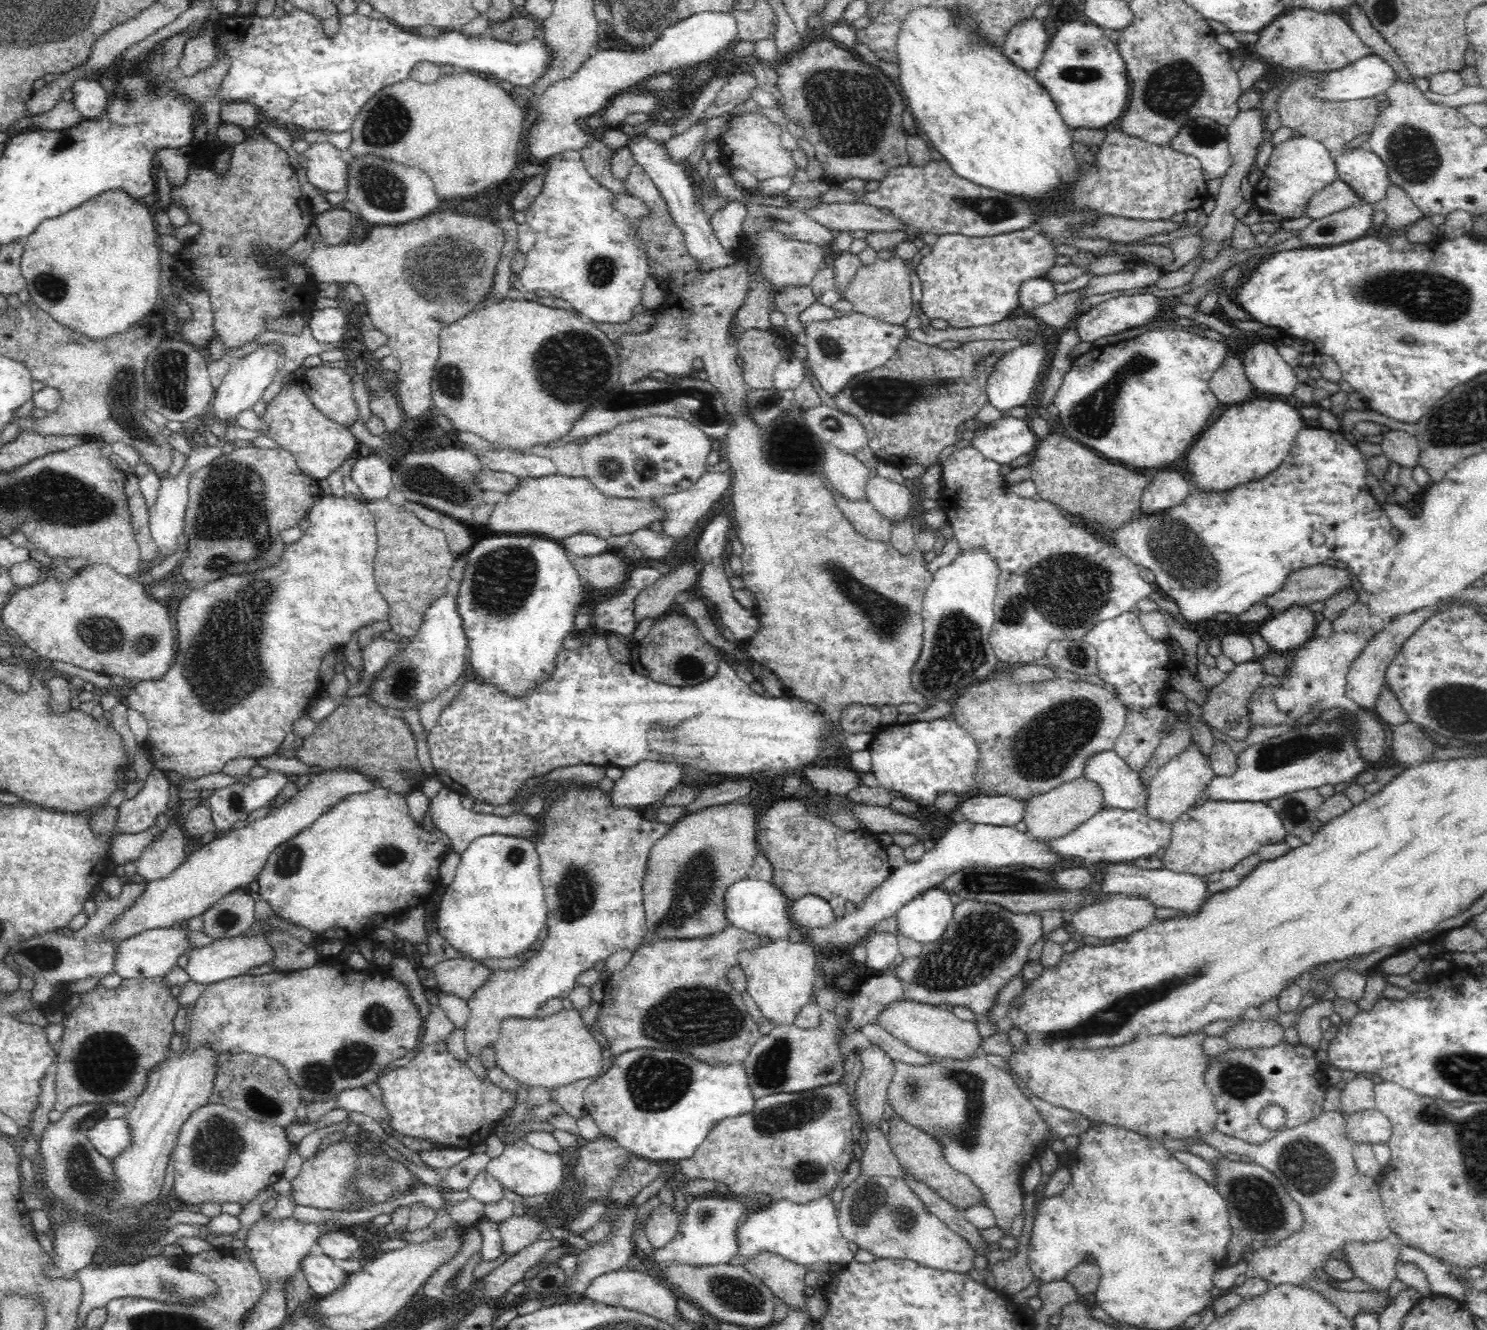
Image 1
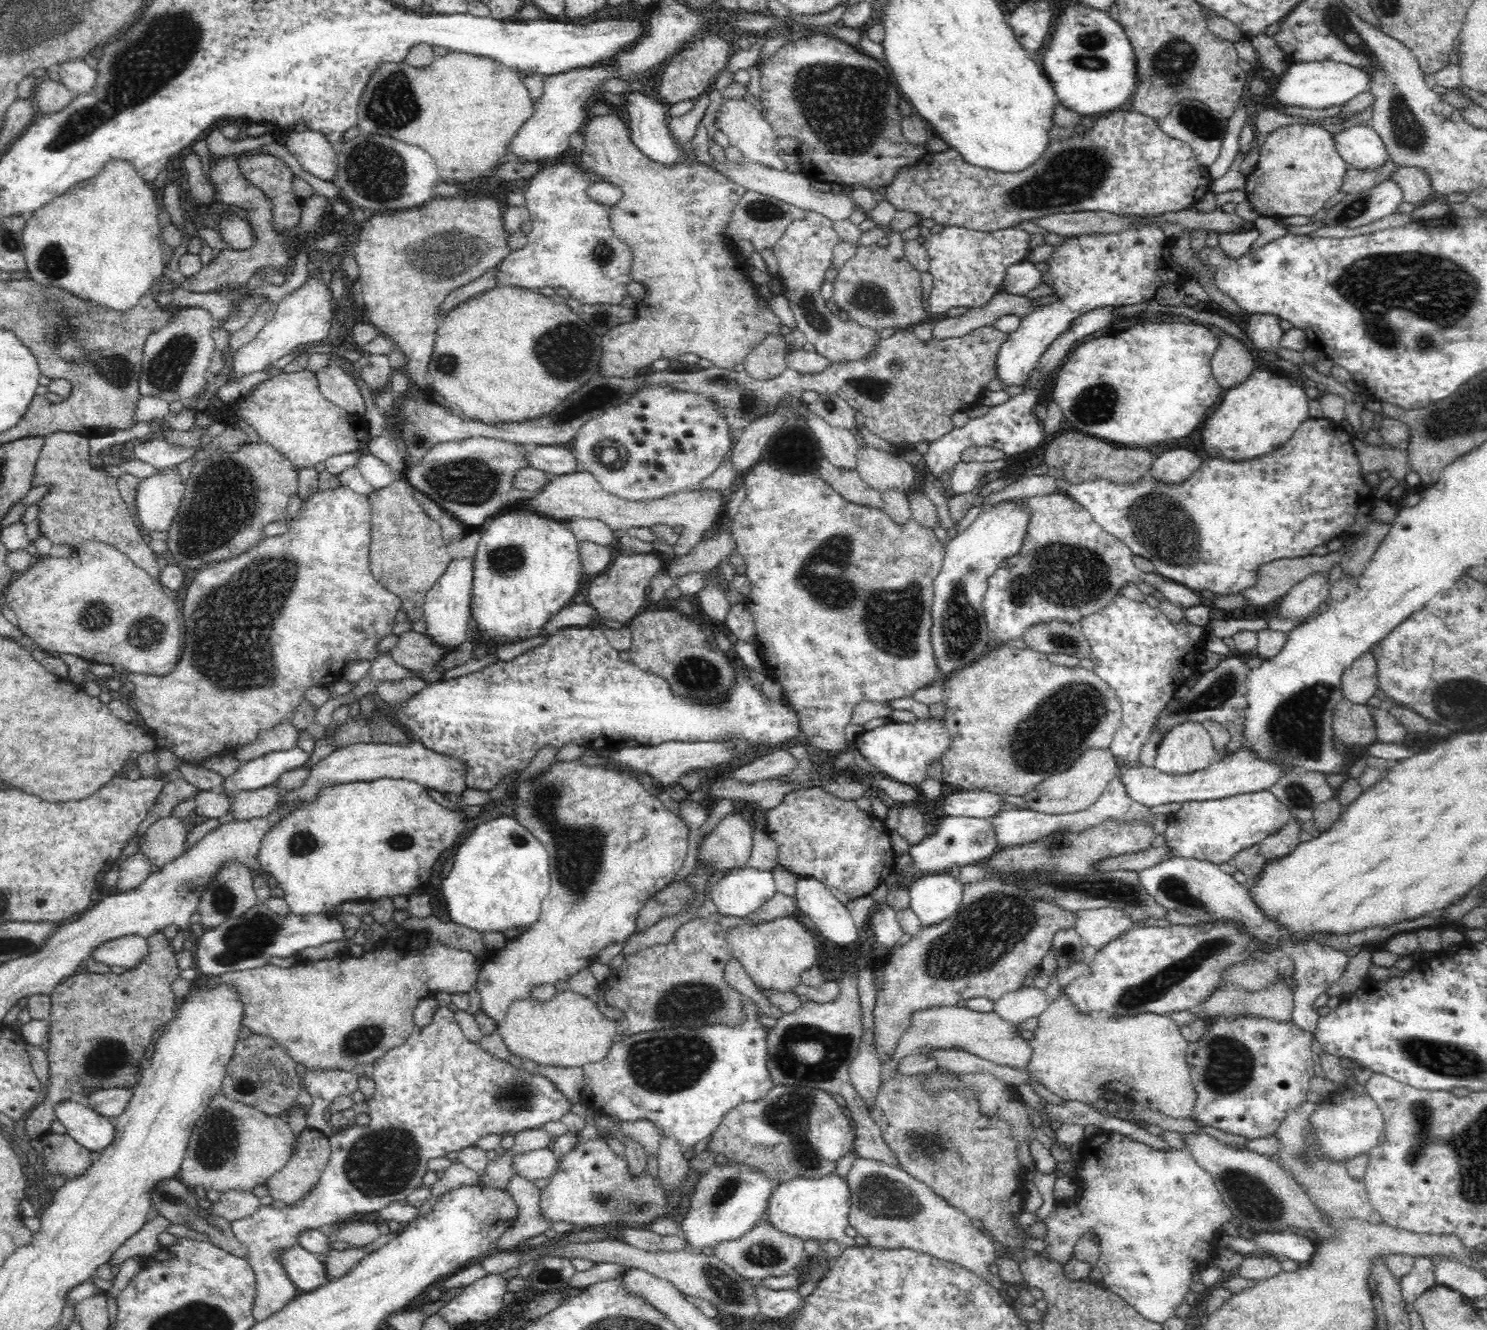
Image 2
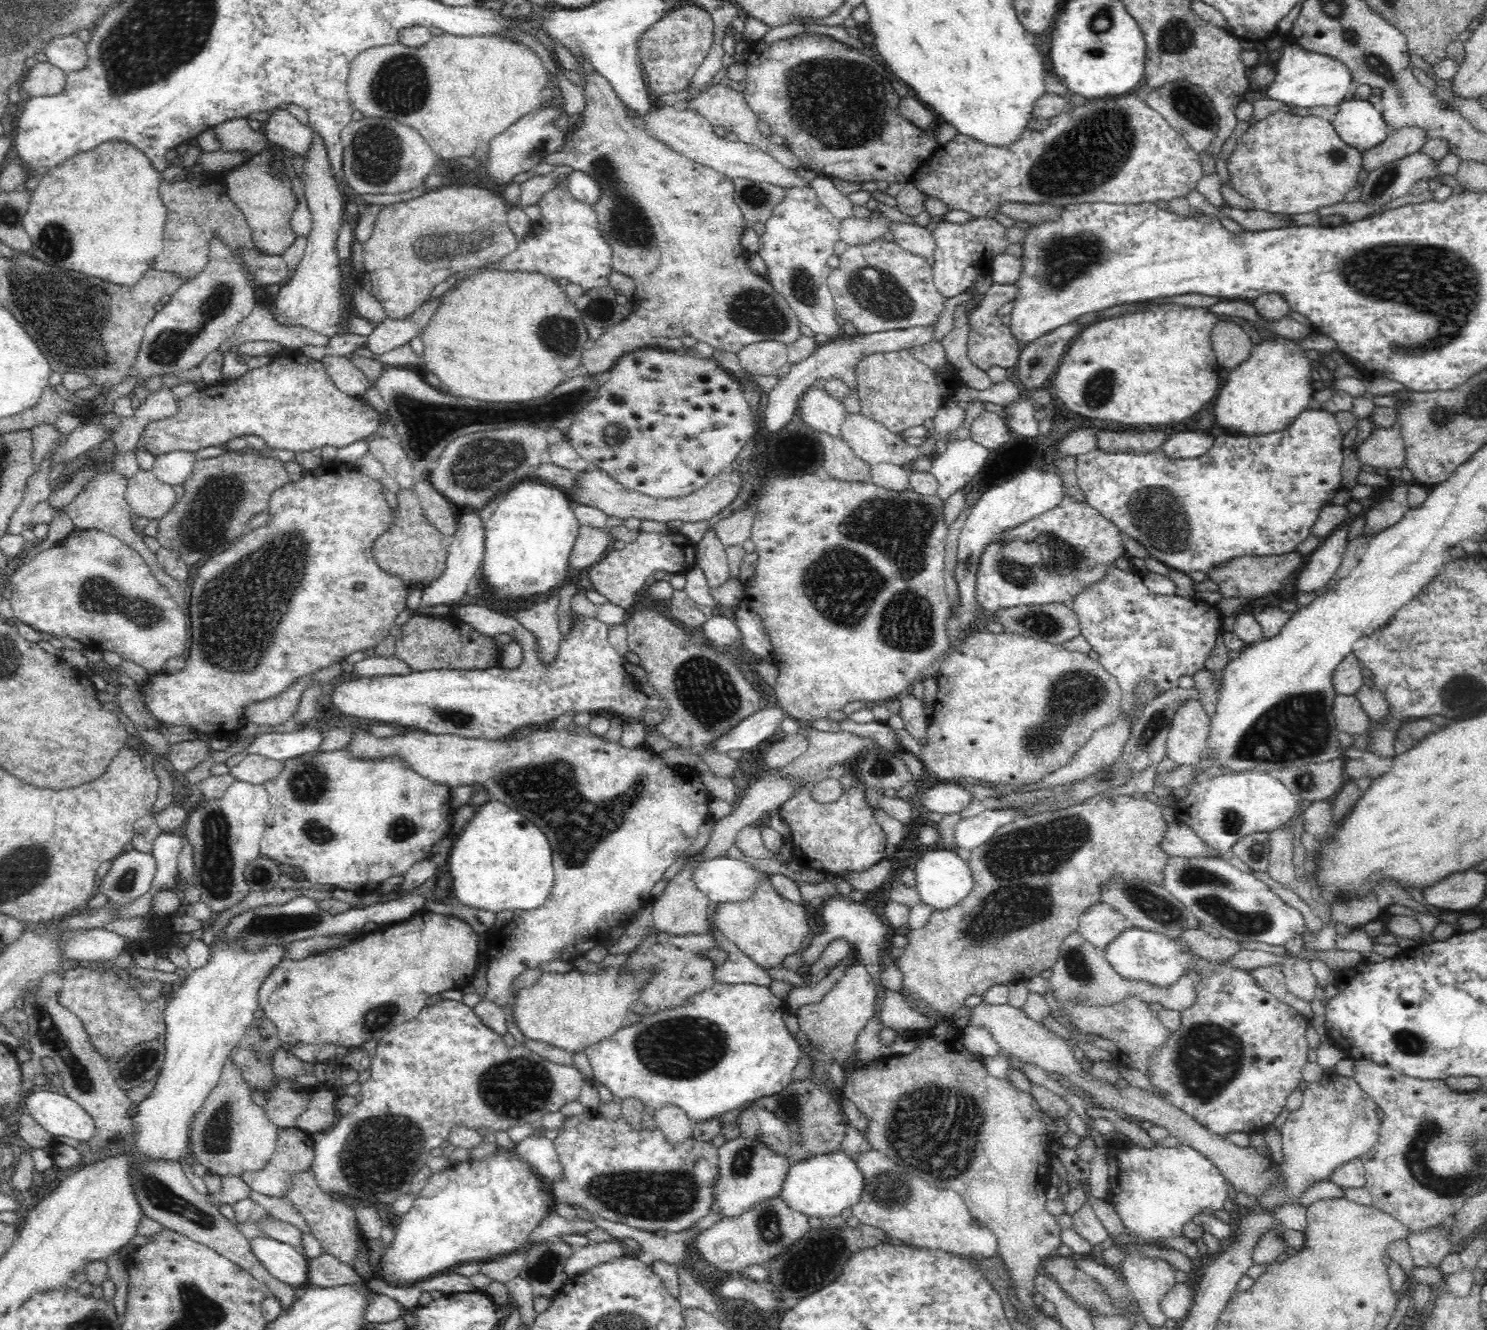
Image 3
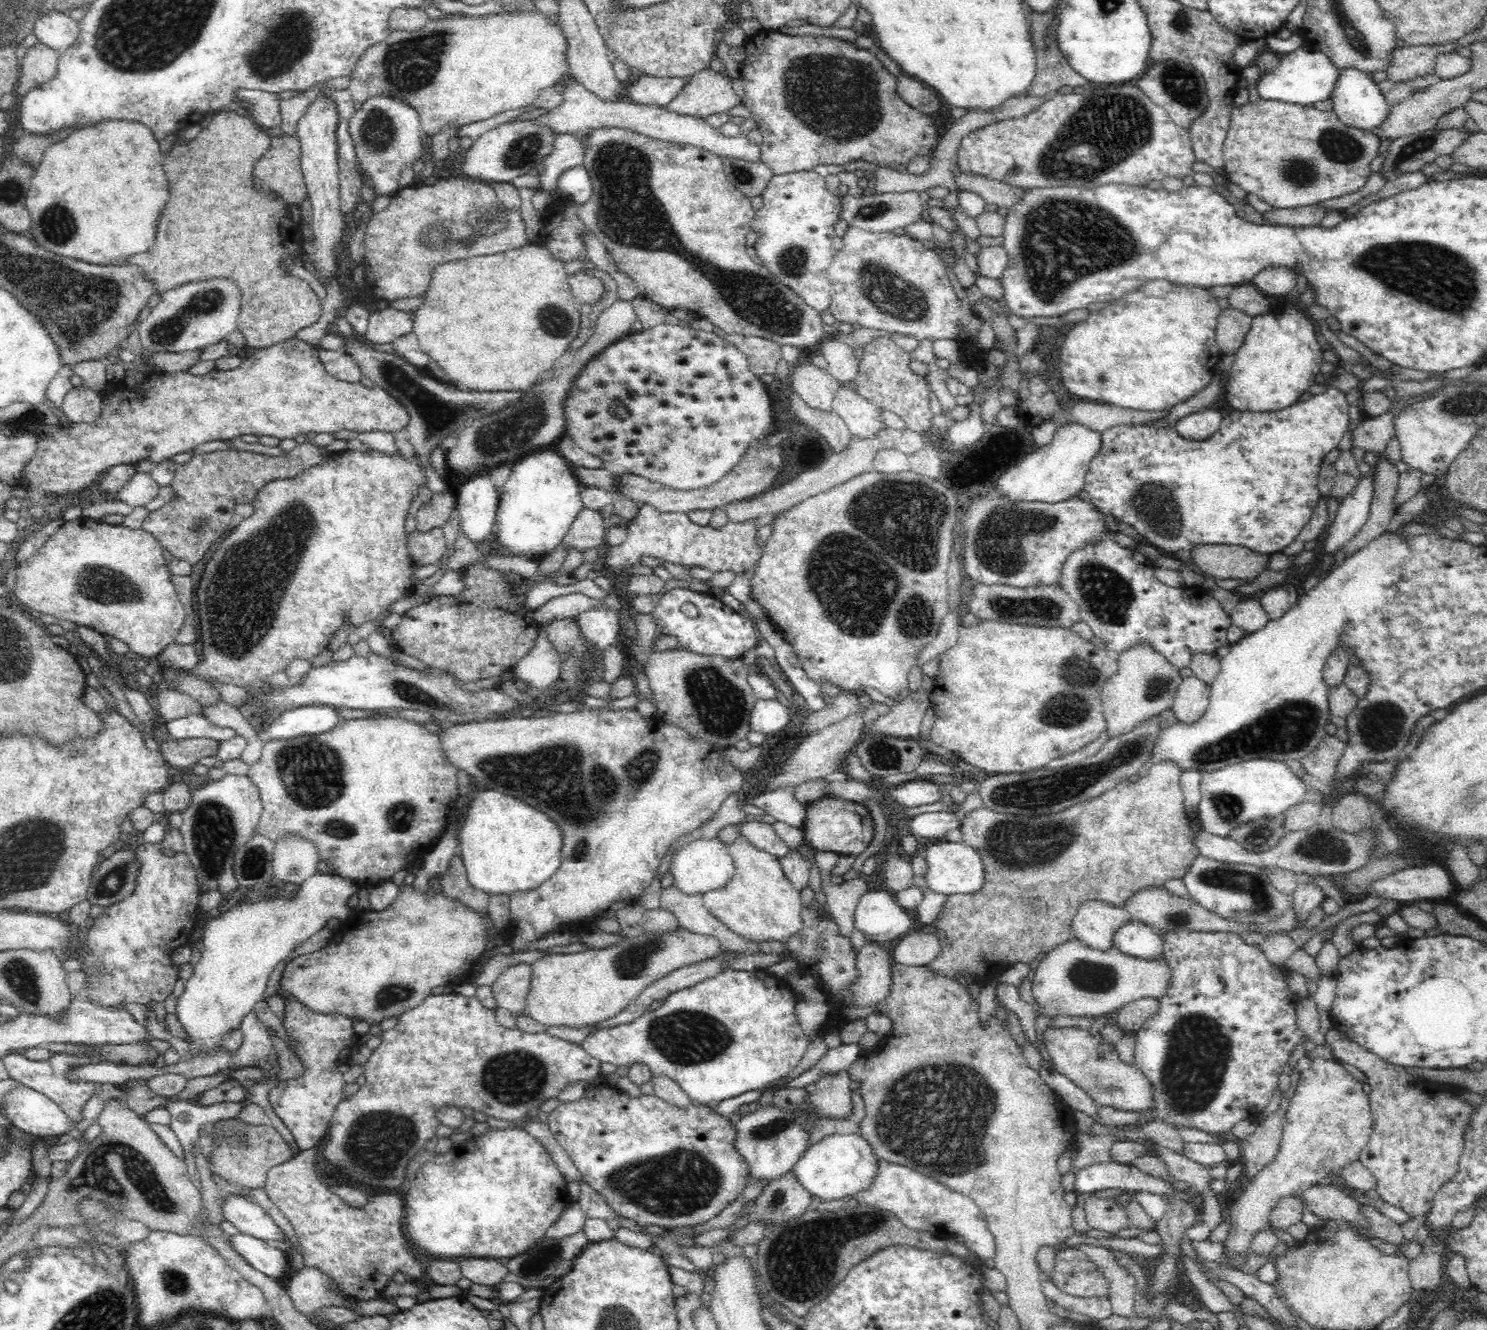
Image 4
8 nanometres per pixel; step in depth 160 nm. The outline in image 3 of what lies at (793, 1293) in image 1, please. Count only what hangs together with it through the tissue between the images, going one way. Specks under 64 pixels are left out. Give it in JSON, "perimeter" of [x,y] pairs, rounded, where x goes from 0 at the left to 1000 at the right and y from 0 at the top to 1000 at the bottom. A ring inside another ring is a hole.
{"perimeter":[[[519,898],[506,905],[503,910],[499,911],[497,914],[487,915],[473,925],[468,929],[468,940],[482,953],[490,957],[502,959],[502,952],[514,952],[518,945],[527,941],[543,924],[542,912],[531,908],[526,898]]]}

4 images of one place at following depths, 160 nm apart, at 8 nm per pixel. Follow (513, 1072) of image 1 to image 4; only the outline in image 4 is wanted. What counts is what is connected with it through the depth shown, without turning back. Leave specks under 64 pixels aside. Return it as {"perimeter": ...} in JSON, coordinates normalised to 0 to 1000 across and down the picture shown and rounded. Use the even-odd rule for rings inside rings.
{"perimeter":[[[457,696],[455,699],[449,699],[445,702],[432,701],[430,704],[432,705],[418,705],[411,711],[401,714],[395,713],[385,717],[370,717],[356,725],[356,747],[354,753],[354,759],[356,761],[356,764],[367,771],[397,771],[418,761],[435,741],[443,735],[447,735],[456,728],[481,720],[486,716],[482,705],[467,701],[463,697]]]}

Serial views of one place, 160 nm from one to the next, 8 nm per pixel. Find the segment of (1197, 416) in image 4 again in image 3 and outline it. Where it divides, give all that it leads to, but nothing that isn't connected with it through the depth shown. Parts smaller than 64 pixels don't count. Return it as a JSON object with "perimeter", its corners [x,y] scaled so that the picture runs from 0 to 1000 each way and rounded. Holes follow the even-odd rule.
{"perimeter":[[[792,323],[782,333],[787,344],[804,344],[809,342],[816,332],[816,326],[811,323]]]}

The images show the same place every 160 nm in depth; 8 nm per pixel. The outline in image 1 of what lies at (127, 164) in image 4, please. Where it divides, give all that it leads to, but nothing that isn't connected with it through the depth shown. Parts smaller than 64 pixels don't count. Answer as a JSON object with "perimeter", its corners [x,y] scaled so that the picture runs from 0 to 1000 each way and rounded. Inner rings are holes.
{"perimeter":[[[77,141],[71,142],[67,144],[65,147],[59,148],[56,153],[46,157],[37,163],[31,163],[24,169],[24,171],[17,178],[16,183],[15,192],[14,194],[13,202],[15,207],[17,210],[17,216],[20,224],[24,229],[34,236],[39,243],[43,243],[48,247],[56,249],[59,253],[72,253],[75,250],[83,250],[88,244],[91,244],[104,229],[107,221],[108,212],[108,188],[106,181],[106,170],[104,161],[101,160],[102,157],[97,153],[96,150],[93,150],[85,144],[85,142]]]}

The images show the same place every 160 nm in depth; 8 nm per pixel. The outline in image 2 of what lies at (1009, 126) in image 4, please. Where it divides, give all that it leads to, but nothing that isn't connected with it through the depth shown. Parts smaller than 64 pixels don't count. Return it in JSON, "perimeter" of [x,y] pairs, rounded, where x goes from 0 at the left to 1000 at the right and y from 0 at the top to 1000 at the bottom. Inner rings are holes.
{"perimeter":[[[748,83],[748,84],[740,86],[739,88],[730,90],[728,95],[723,97],[722,102],[714,104],[714,105],[706,105],[703,112],[697,117],[696,121],[694,121],[691,126],[689,128],[683,128],[683,129],[670,129],[667,126],[658,126],[650,121],[647,118],[647,115],[642,111],[638,111],[634,114],[625,115],[623,114],[616,123],[613,126],[606,127],[602,135],[596,141],[595,149],[603,157],[612,157],[617,162],[620,165],[625,164],[629,168],[636,169],[648,169],[648,171],[654,171],[654,172],[659,172],[659,174],[667,174],[668,172],[675,172],[683,171],[687,166],[691,166],[695,163],[703,162],[704,161],[722,160],[728,159],[744,159],[753,162],[768,162],[775,163],[784,159],[791,159],[794,157],[797,157],[798,155],[803,154],[810,148],[812,144],[812,141],[814,139],[813,128],[808,125],[804,120],[800,108],[796,105],[787,103],[785,100],[783,100],[778,93],[776,89],[770,87],[766,83]]]}

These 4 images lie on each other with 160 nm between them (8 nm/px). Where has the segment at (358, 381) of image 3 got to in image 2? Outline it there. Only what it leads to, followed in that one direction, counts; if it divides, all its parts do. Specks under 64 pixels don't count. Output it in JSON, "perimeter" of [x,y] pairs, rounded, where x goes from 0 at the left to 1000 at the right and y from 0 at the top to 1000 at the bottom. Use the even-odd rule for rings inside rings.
{"perimeter":[[[226,274],[219,274],[212,280],[214,282],[215,294],[219,300],[231,306],[235,311],[245,313],[246,305],[243,293],[241,292],[239,286],[231,277],[229,277]]]}

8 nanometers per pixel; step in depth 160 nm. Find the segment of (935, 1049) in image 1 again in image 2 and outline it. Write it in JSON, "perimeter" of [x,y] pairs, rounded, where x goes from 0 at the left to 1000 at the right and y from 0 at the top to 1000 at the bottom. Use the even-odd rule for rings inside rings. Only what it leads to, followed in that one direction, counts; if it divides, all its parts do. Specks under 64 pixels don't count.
{"perimeter":[[[648,756],[629,757],[615,763],[613,772],[601,786],[600,794],[597,798],[592,800],[592,811],[600,809],[605,797],[614,792],[616,787],[624,784],[631,786],[632,788],[650,789],[658,795],[670,798],[673,802],[682,804],[691,804],[696,795],[695,787],[693,782],[687,779],[685,770],[676,767],[671,761],[656,760]]]}

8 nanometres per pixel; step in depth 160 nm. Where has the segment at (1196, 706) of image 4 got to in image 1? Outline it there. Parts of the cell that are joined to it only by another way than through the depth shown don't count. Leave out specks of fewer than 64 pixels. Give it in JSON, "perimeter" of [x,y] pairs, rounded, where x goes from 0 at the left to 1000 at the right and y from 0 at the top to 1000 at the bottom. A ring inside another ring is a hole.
{"perimeter":[[[800,556],[800,559],[787,570],[780,577],[778,577],[773,587],[774,600],[769,609],[773,614],[783,616],[787,618],[798,608],[803,607],[802,605],[806,603],[810,598],[810,589],[815,585],[816,579],[814,571],[808,565],[806,558]]]}

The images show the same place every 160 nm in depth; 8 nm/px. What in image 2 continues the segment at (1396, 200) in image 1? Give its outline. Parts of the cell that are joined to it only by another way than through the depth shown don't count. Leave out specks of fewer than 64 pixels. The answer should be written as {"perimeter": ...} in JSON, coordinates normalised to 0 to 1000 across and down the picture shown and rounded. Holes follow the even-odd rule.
{"perimeter":[[[948,125],[948,126],[940,126],[935,134],[938,134],[944,144],[943,152],[957,153],[963,147],[963,134],[958,126]]]}

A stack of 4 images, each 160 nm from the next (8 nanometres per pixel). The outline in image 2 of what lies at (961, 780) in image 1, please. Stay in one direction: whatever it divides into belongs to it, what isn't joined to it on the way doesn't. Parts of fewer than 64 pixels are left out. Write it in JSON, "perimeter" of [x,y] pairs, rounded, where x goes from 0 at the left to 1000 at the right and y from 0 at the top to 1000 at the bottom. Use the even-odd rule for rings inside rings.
{"perimeter":[[[627,541],[624,543],[616,541],[615,544],[597,543],[587,548],[581,548],[580,552],[576,553],[574,560],[592,580],[618,592],[623,583],[624,574],[627,571],[631,573],[631,568],[637,563],[638,557],[633,542]]]}

